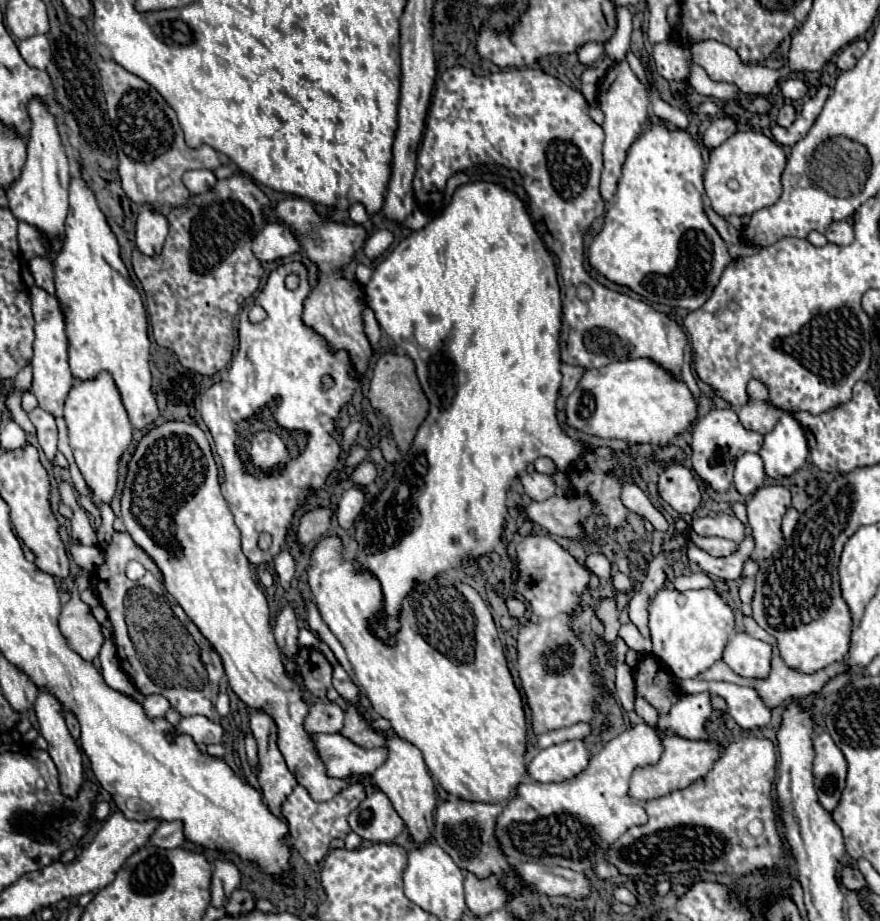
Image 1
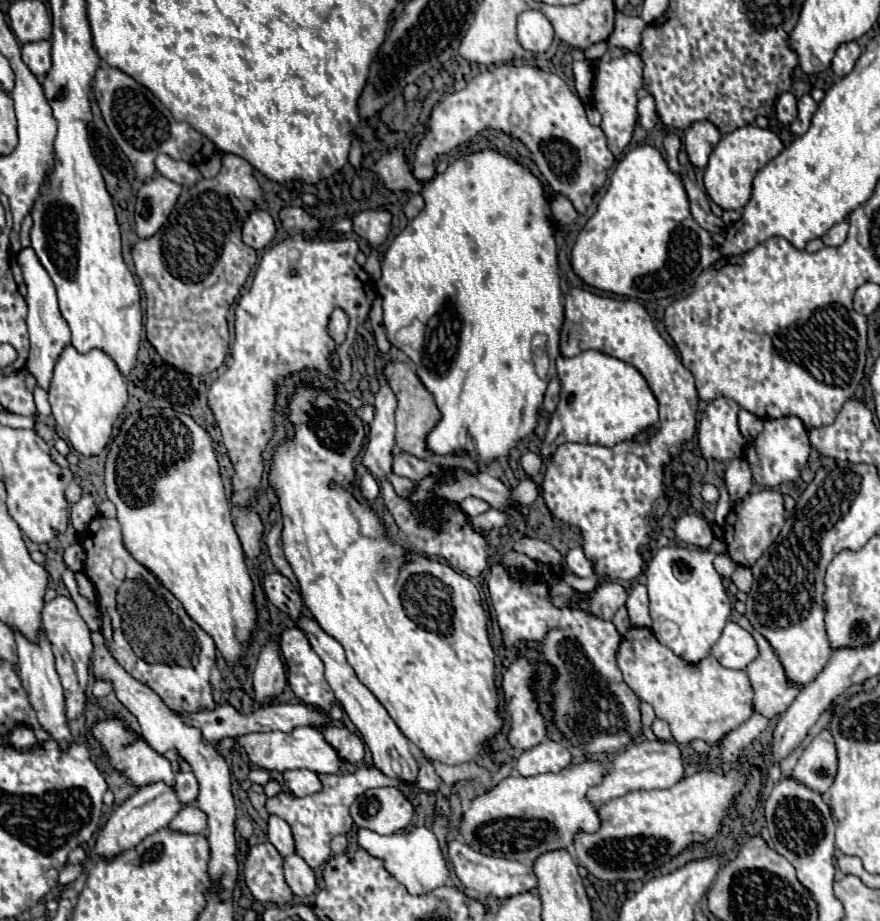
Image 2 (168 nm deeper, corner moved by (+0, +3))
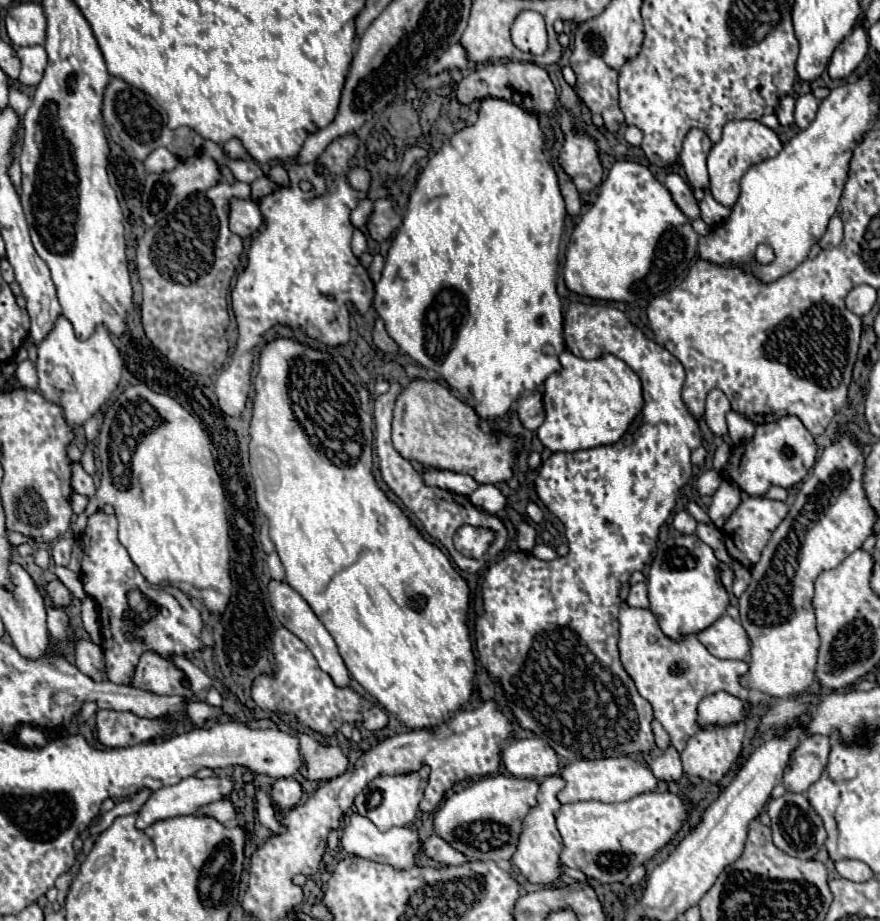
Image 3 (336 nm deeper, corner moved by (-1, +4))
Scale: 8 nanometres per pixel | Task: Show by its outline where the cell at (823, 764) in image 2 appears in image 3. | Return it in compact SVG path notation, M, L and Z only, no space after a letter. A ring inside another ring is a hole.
M808 735L800 739L800 745L792 751L784 769L782 785L792 793L806 793L812 783L820 779L822 769L828 763L830 739L824 735Z

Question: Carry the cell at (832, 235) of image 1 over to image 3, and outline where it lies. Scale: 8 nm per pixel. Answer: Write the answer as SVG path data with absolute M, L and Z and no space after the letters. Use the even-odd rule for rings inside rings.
M834 215L834 217L828 221L826 233L820 237L818 245L820 245L822 249L830 249L830 247L836 247L840 241L842 241L842 221L840 221L838 215Z

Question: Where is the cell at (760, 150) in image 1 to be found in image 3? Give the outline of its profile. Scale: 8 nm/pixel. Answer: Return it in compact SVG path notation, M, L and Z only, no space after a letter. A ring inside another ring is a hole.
M744 119L744 121L728 121L722 127L722 139L712 145L710 155L708 155L708 171L710 171L710 193L712 197L726 205L732 207L740 195L740 179L748 171L748 167L756 165L758 161L770 159L782 151L782 143L778 135L762 125L756 119Z

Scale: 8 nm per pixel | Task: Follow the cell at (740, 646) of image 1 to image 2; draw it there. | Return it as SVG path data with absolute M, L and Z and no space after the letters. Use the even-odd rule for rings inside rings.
M727 622L725 630L723 630L719 642L715 644L715 650L711 650L711 654L725 668L745 670L759 656L759 648L747 630L743 630L735 622Z

